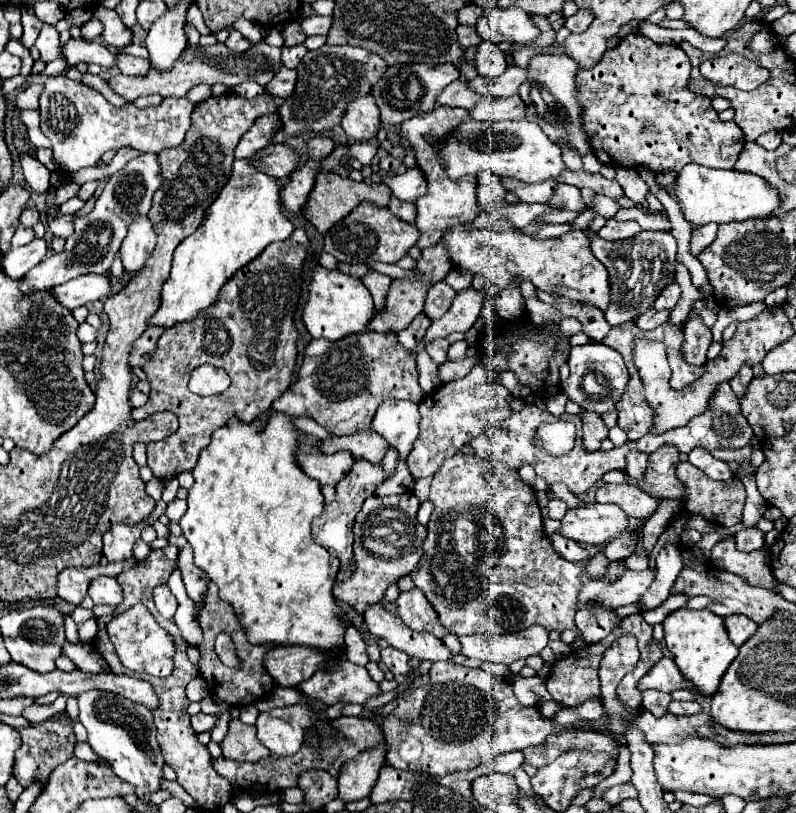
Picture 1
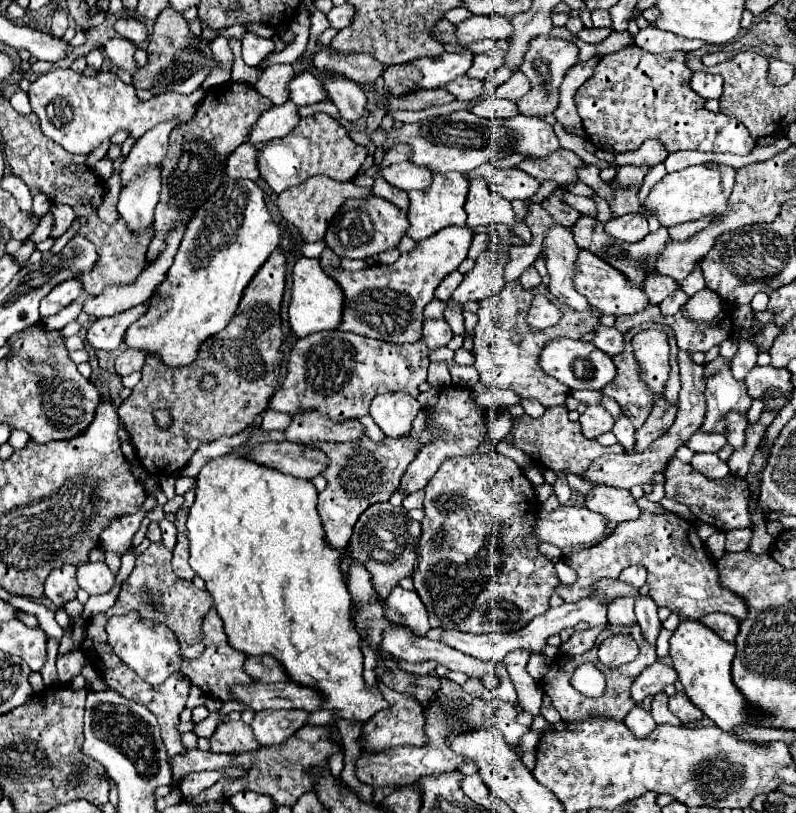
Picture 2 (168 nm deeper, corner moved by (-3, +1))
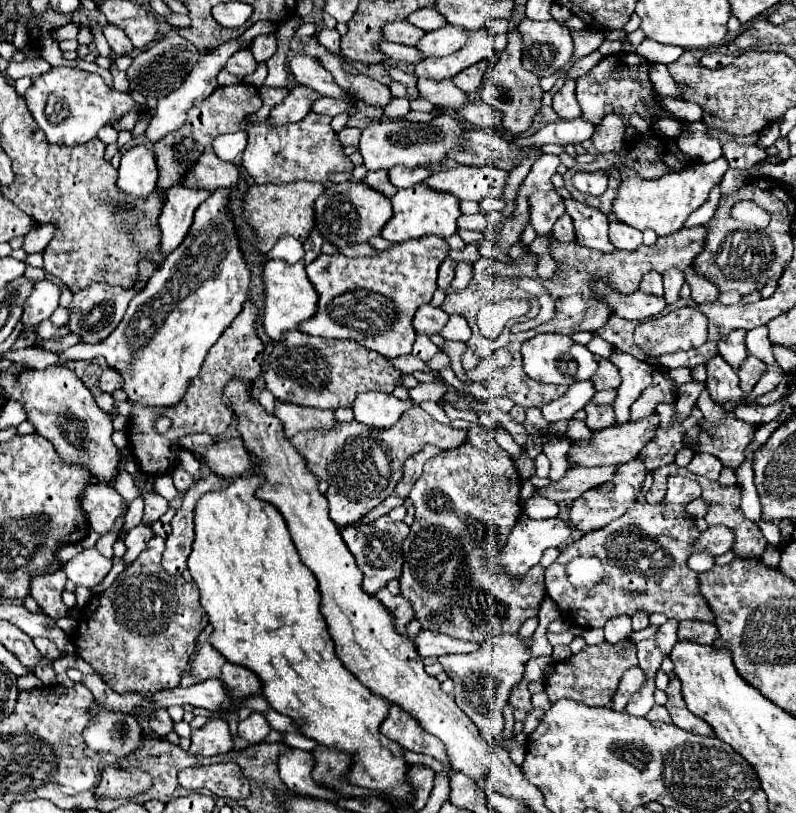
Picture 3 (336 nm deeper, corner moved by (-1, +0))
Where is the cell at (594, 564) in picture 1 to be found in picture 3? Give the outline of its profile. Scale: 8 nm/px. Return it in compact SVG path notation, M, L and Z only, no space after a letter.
M671 476L667 482L667 496L661 504L651 506L635 502L635 506L631 506L615 522L585 534L581 540L563 548L559 558L545 570L547 596L555 600L561 616L575 626L603 628L605 622L613 616L633 616L639 608L645 608L649 614L661 612L677 622L693 618L713 622L715 614L711 614L711 608L707 608L707 600L699 594L697 572L687 568L687 558L693 554L693 544L699 538L699 530L695 528L693 518L687 516L683 506L699 496L701 486L695 480L689 480L685 476Z

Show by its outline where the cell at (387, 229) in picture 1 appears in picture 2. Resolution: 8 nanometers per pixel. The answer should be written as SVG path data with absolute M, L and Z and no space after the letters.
M369 195L365 199L347 199L341 209L335 213L333 221L329 223L329 229L325 233L325 243L339 255L349 259L367 259L371 255L383 253L387 249L395 249L401 237L405 235L407 217L401 209L397 209L393 203Z

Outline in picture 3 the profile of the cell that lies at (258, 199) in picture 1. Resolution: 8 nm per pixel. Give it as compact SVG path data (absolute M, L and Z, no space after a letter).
M219 188L195 210L195 218L185 240L175 252L165 258L165 262L147 282L147 288L131 300L125 318L103 342L97 342L95 346L77 344L65 350L63 356L67 360L93 360L97 356L103 356L111 368L123 374L123 388L129 394L129 400L135 400L143 406L177 404L183 398L189 382L199 374L209 348L217 342L217 338L225 332L233 318L237 318L243 302L247 300L251 270L247 266L245 252L241 250L237 224L231 214L231 192L231 188Z

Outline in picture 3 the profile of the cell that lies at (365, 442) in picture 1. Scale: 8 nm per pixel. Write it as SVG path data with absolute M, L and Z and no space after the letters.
M277 402L275 416L283 422L283 430L287 438L293 438L295 434L303 430L331 430L337 424L337 418L333 410L319 410L319 408L305 408L305 406L295 406L295 404L285 404Z

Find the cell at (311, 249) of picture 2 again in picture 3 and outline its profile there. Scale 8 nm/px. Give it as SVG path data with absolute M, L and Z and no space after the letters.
M285 236L277 240L277 246L269 252L269 258L281 258L287 262L299 262L305 256L305 248L299 240L293 240L291 236Z

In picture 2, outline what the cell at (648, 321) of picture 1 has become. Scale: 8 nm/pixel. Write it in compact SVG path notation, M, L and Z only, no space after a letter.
M675 289L659 307L663 315L675 315L687 301L689 301L689 295L683 289Z

